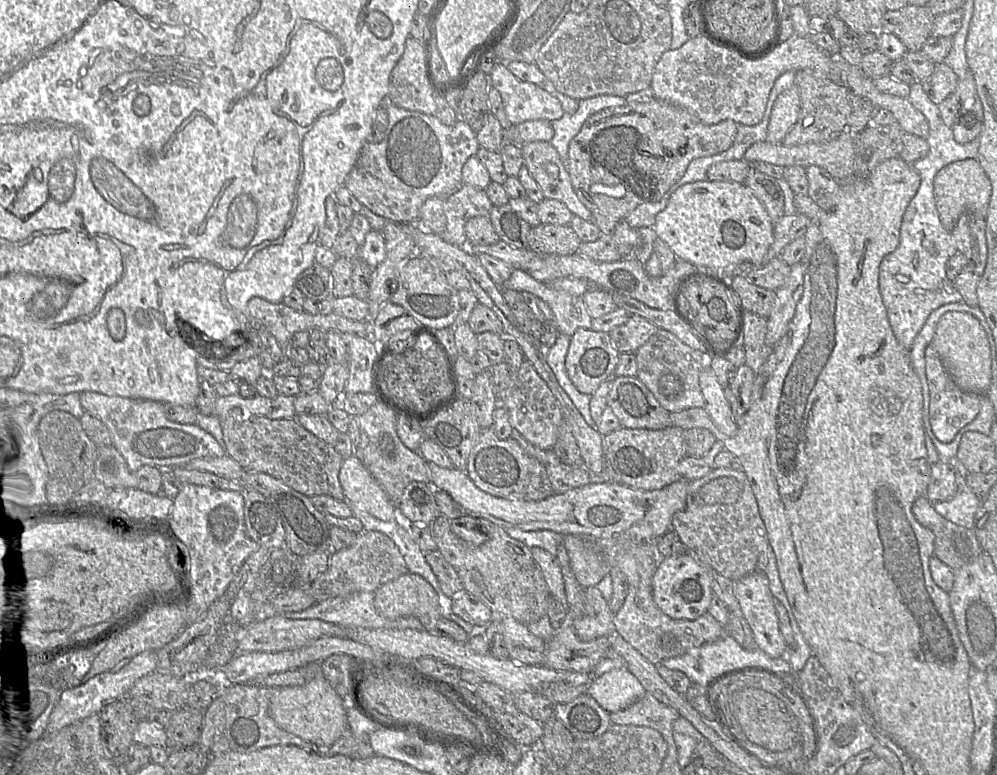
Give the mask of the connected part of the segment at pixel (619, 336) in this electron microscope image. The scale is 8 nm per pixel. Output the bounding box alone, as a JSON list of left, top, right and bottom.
[608,316,658,354]

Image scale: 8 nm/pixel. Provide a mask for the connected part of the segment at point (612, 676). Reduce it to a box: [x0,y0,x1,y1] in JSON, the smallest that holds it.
[587,667,645,713]

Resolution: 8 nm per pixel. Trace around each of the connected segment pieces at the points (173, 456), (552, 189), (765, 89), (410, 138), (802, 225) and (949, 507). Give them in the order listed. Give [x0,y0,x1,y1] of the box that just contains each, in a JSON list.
[[78,392,226,470],[521,141,592,221],[651,35,832,126],[344,99,480,223],[764,213,810,263],[932,465,981,529]]

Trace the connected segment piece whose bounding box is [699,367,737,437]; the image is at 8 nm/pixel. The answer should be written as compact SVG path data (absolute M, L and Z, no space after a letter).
M705 367L699 374L699 386L704 397L704 409L711 420L726 436L734 436L737 427L730 427L727 423L727 415L731 415L731 409L725 398L722 386L718 383L715 373L710 367Z

